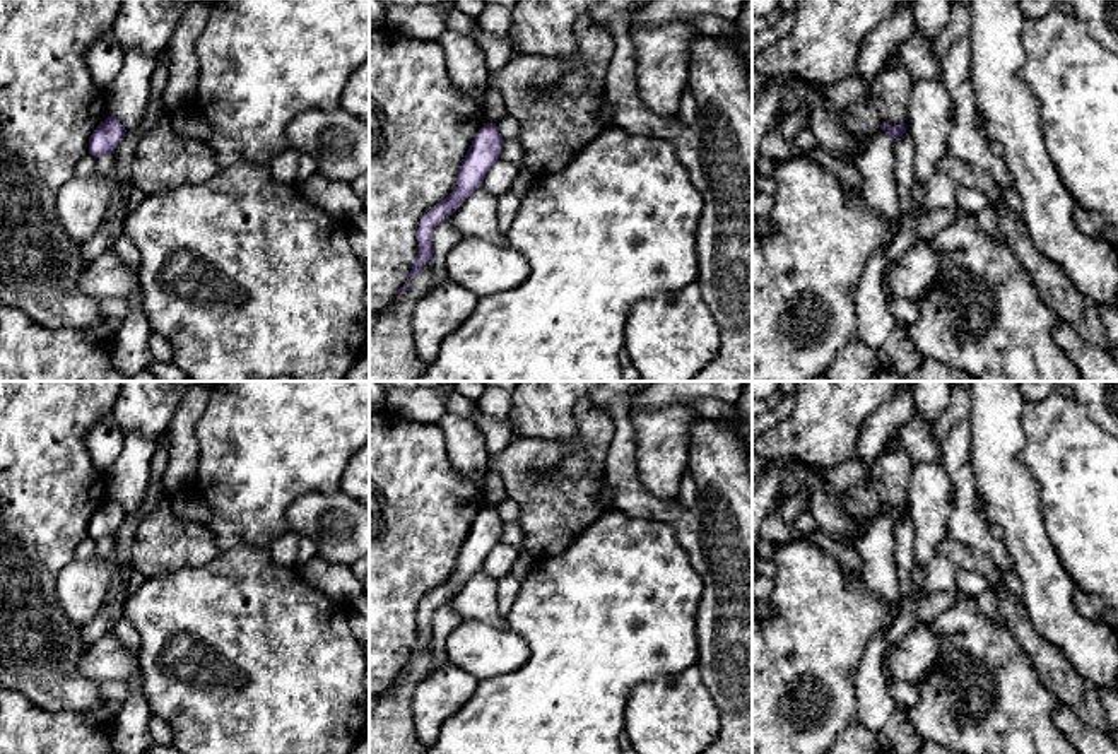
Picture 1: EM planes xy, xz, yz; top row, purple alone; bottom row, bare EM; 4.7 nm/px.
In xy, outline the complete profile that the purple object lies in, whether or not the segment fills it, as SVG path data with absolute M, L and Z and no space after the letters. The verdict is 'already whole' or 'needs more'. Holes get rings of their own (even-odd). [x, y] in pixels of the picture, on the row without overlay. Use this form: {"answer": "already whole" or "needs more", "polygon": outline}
{"answer": "already whole", "polygon": "M108 499L89 520L89 537L92 540L113 537L125 516L125 510L116 501Z"}

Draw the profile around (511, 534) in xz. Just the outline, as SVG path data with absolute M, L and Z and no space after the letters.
M504 523L499 540L520 547L523 544L521 527L518 523Z

